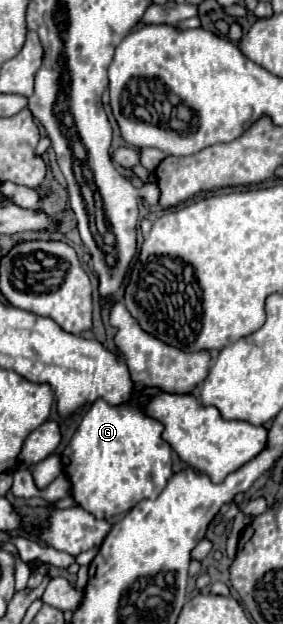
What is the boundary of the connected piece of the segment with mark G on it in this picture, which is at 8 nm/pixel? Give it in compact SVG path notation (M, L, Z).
M140 394L124 404L110 406L106 400L98 398L92 402L90 410L82 418L82 424L74 432L70 444L66 446L62 454L64 472L68 474L72 482L72 496L74 500L96 518L112 518L118 514L128 512L134 508L140 500L154 500L166 486L166 482L172 476L172 448L162 438L164 426L146 414L146 404L150 402L150 396Z

